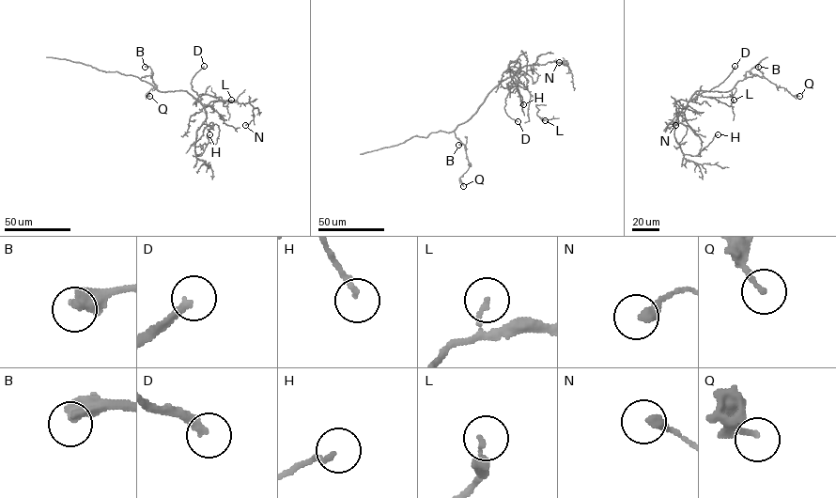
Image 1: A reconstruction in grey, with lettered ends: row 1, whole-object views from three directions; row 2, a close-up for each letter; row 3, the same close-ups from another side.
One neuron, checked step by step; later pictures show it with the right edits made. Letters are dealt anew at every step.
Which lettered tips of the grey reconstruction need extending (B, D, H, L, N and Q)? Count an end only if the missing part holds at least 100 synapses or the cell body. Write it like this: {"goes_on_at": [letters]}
{"goes_on_at": ["B", "D"]}

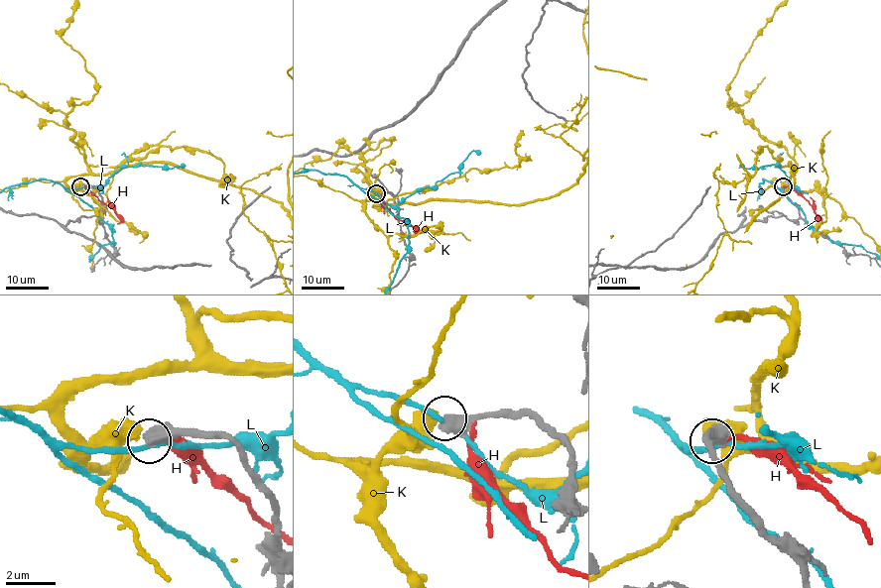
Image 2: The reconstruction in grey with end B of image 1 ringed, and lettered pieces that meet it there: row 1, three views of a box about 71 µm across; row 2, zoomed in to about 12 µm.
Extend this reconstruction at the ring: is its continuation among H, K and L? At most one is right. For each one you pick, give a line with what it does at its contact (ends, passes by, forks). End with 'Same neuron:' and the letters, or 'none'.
Same neuron: none

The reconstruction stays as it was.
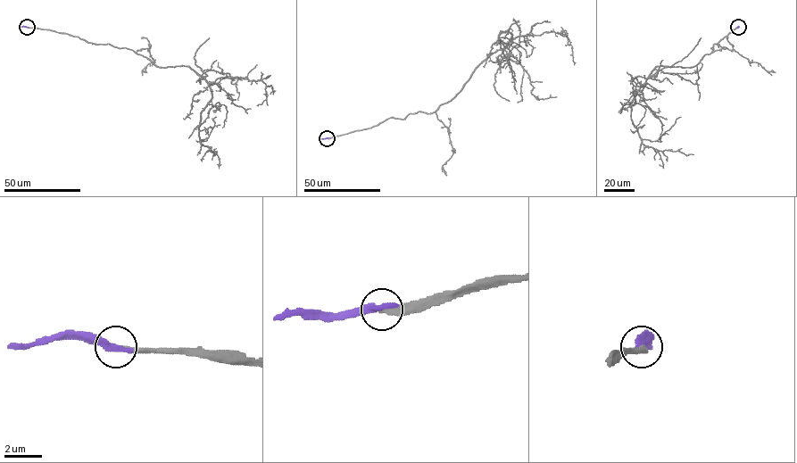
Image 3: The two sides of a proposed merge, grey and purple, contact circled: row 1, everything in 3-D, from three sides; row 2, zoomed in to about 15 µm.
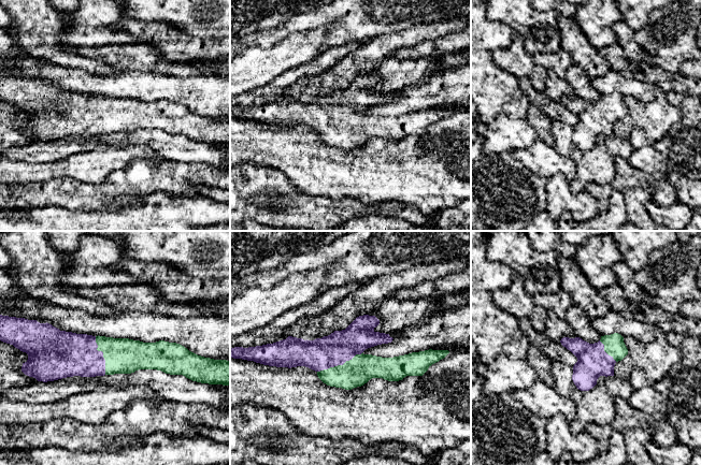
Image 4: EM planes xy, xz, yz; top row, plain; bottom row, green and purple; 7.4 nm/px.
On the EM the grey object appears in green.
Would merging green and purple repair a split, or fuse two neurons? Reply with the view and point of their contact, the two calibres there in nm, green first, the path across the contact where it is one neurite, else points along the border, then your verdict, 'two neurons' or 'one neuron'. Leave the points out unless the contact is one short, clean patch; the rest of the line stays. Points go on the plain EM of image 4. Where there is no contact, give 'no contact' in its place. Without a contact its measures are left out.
contact xz (339, 125); calibres 220 and 240 nm; one neuron

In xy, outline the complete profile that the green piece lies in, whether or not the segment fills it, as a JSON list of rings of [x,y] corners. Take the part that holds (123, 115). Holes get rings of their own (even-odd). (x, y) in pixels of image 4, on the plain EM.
[[[0,74],[0,100],[28,114],[28,119],[23,122],[22,131],[35,137],[38,141],[54,141],[67,136],[96,136],[114,133],[131,133],[139,129],[157,129],[170,134],[183,134],[186,137],[209,144],[230,145],[230,120],[204,117],[189,111],[176,102],[159,100],[156,102],[143,102],[129,98],[113,98],[105,96],[92,96],[60,90],[49,83],[40,83],[37,79],[16,77]]]

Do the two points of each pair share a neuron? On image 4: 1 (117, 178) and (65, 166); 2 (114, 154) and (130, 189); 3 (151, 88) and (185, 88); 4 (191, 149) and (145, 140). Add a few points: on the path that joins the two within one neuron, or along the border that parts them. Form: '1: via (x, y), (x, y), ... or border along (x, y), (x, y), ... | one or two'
1: border along (123, 168), (114, 170), (98, 184), (82, 182) | two
2: border along (137, 158), (125, 165) | two
3: via (159, 88), (176, 88) | one
4: via (180, 148), (170, 147), (157, 140) | one

